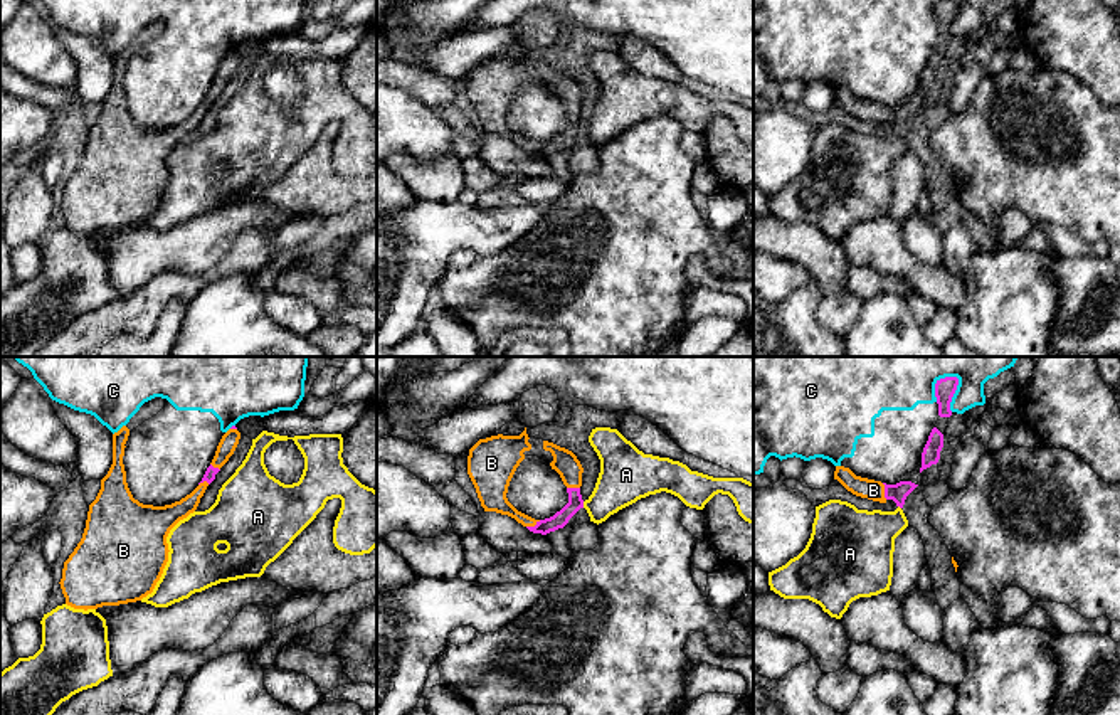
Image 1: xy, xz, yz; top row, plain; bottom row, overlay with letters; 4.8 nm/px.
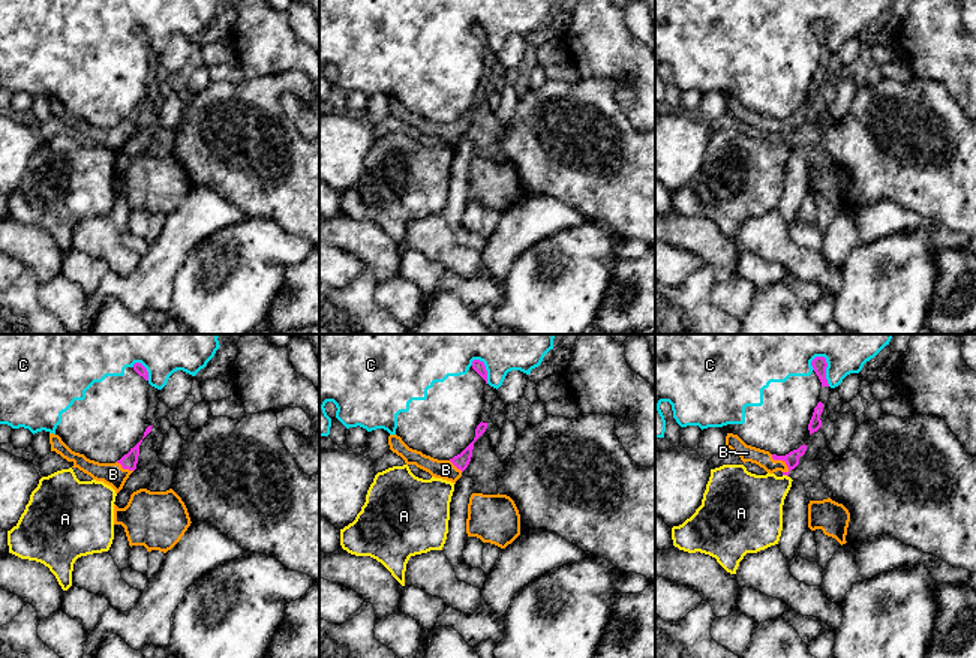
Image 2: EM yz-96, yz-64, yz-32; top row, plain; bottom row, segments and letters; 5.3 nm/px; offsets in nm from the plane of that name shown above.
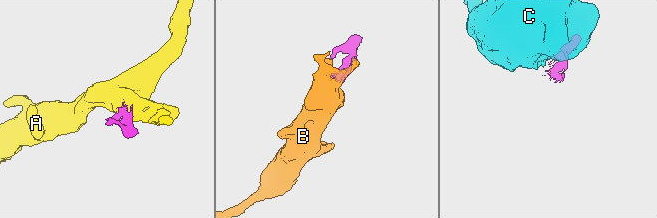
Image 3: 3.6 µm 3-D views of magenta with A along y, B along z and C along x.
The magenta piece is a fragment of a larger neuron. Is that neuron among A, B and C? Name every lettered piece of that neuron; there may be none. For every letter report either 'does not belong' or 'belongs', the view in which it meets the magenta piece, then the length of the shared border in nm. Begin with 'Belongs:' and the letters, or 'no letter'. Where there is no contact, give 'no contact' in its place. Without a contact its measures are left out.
Belongs: B
A: does not belong; meets magenta in xz; contact 30 nm long
B: belongs; meets magenta in yz; contact 80 nm long
C: does not belong; meets magenta in yz; contact 170 nm long

